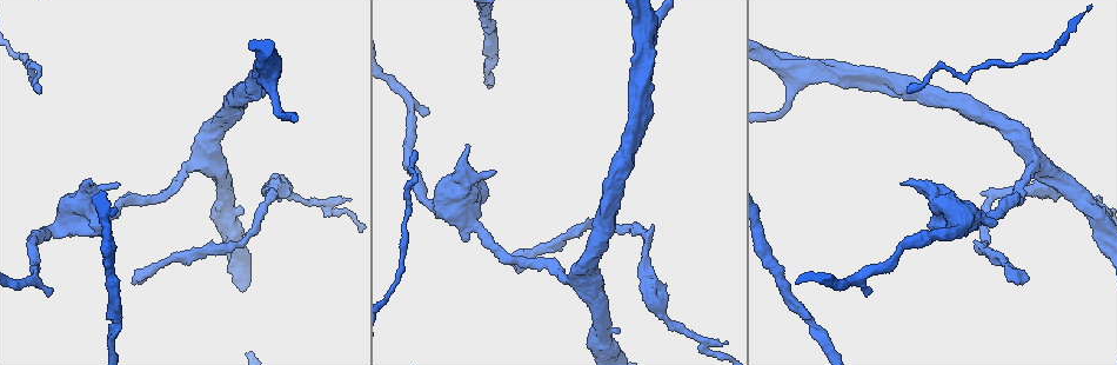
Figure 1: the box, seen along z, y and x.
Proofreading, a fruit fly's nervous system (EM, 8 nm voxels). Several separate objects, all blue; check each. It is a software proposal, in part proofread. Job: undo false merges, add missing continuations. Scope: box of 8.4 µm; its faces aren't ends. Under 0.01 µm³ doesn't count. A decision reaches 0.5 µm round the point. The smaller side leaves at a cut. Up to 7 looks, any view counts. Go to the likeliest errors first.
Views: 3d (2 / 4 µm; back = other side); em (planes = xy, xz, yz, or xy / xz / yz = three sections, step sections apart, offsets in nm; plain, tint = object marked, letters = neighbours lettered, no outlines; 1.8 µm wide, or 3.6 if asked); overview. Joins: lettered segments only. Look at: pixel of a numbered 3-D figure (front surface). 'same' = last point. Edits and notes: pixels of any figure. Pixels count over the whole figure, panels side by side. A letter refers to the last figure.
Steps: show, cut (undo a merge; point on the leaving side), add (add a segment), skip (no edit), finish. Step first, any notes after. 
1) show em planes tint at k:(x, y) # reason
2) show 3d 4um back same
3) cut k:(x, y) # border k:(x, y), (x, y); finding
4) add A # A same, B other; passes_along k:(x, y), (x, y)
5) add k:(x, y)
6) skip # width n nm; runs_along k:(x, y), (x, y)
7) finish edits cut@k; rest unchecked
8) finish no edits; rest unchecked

show 3d 2um at 1:(265, 191) # calibre changes

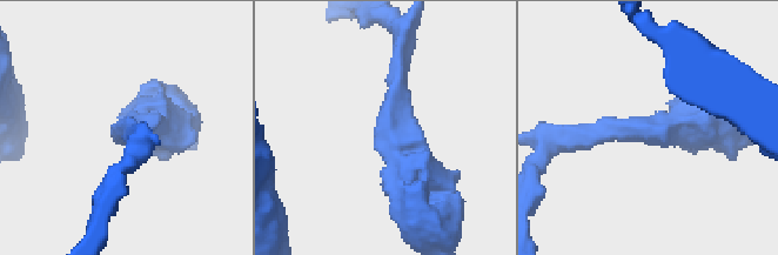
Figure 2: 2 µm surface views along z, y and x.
show em planes letters at 2:(391, 140) # arm_widths 170, 400 nm

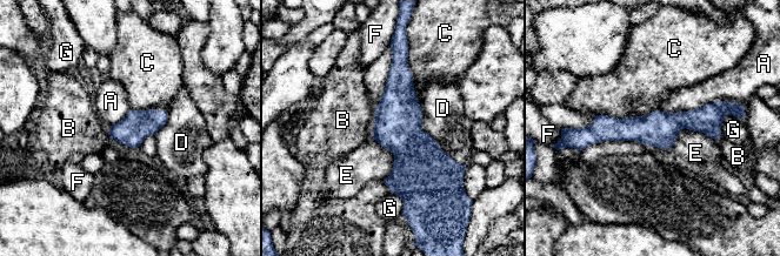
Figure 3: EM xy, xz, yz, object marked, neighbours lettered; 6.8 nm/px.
skip # width 200 nm; longest_contact A 550 nm; A other, B other, C other, D other, E other, F other, G other; continuous, no second neuron

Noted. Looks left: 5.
show 3d 4um at 1:(91, 186) # free end

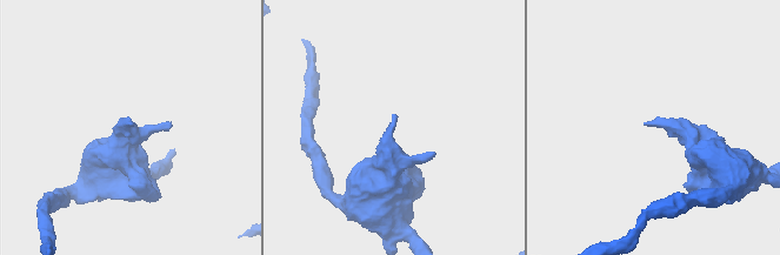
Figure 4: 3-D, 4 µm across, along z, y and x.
show em planes plain at 4:(395, 114)

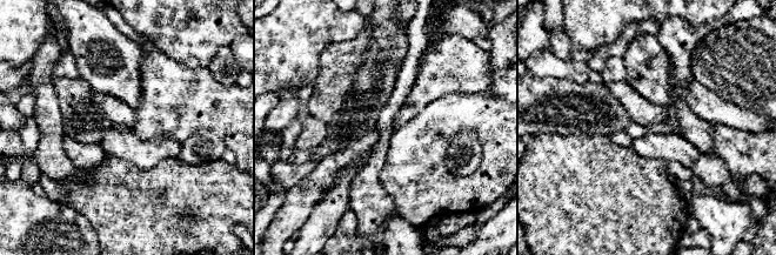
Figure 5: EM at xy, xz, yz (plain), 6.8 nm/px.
show em planes letters same # what lies round it

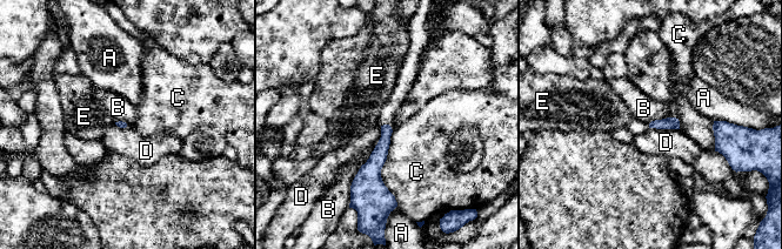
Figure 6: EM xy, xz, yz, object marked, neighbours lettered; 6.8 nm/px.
skip # A other, B other, C other, D other, E other; border 6:(381, 126), (381, 136), (361, 166); none of them fits

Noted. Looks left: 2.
show 3d 4um at 1:(50, 292) # free end

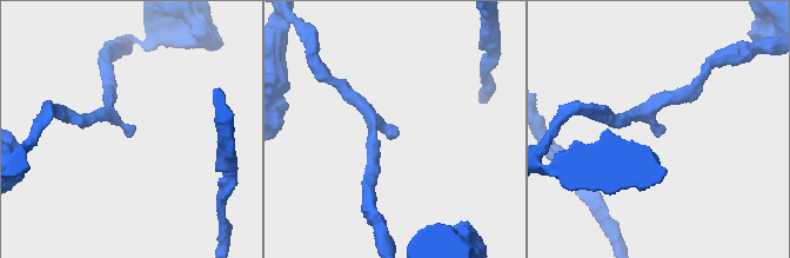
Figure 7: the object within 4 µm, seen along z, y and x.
show em planes letters at 7:(135, 129)

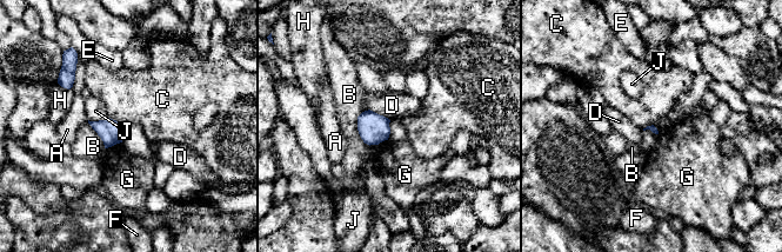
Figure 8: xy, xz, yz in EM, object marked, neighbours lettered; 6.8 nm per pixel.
skip # A other, B other, C other, D other, E other, F other, G other, H other, J other; border 8:(108, 117), (126, 125); none of them fits

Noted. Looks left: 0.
finish no edits; rest unchecked

